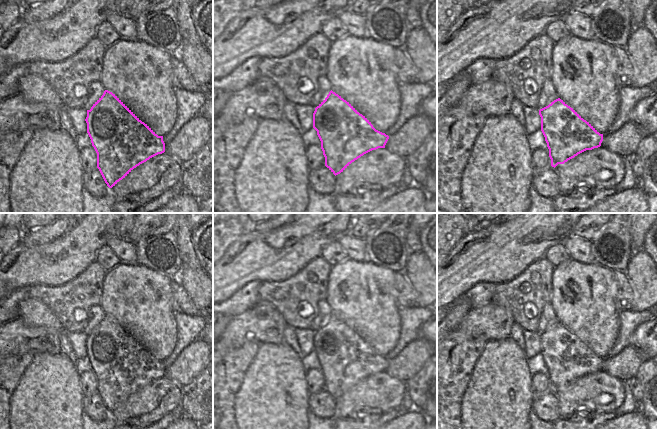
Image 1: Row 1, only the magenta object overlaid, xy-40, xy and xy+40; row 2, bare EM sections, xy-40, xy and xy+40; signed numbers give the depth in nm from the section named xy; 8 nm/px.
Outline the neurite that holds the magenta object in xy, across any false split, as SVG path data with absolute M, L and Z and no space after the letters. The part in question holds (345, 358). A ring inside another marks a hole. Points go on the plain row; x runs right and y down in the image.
M332 314L315 332L313 352L321 365L325 390L335 400L364 378L385 372L389 363Z

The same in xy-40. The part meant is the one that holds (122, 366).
M108 314L87 334L85 345L87 357L97 377L97 392L109 412L115 410L140 388L165 376L163 360L158 360Z

